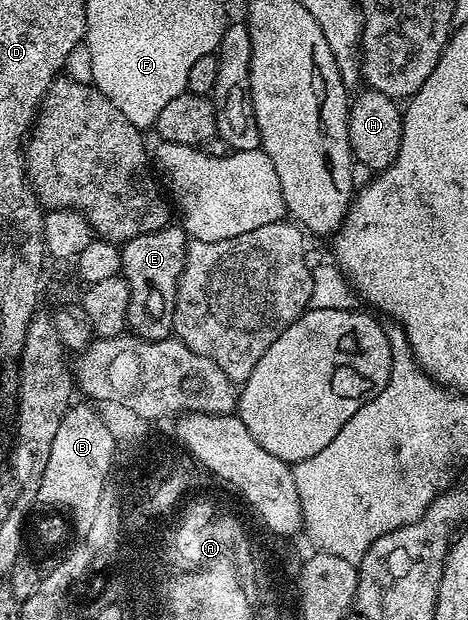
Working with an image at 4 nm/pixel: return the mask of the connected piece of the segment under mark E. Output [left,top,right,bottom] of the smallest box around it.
[120,225,189,341]

